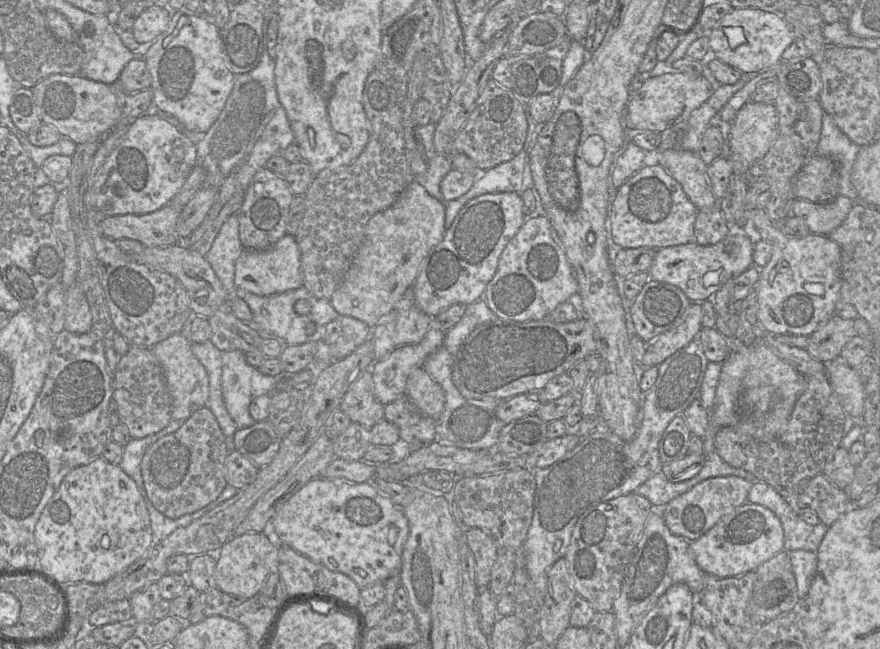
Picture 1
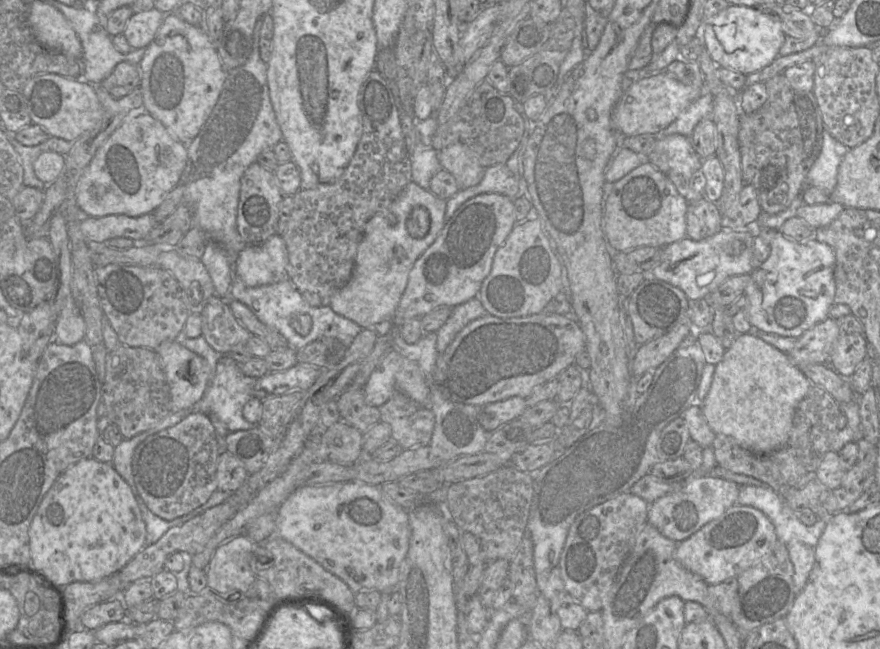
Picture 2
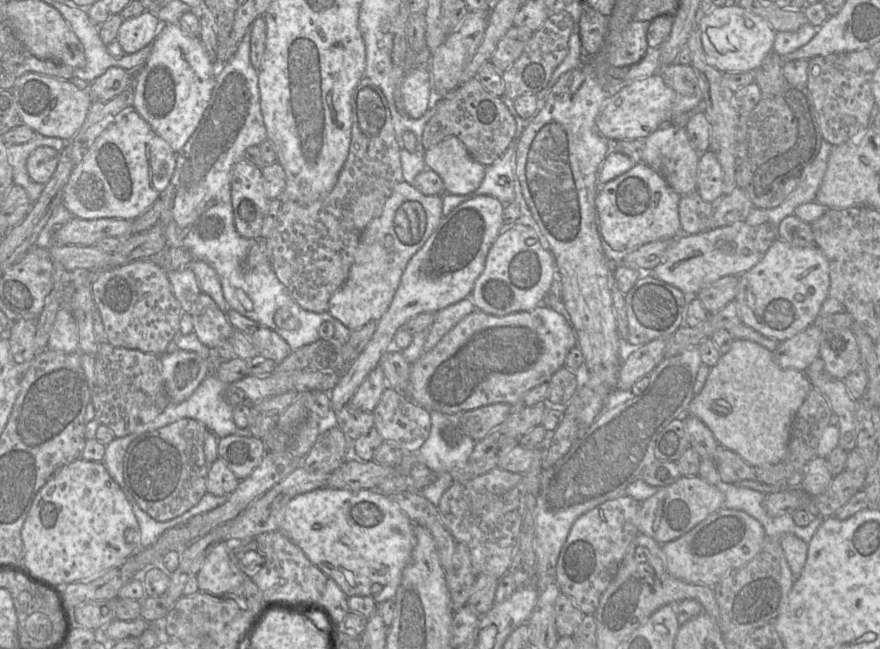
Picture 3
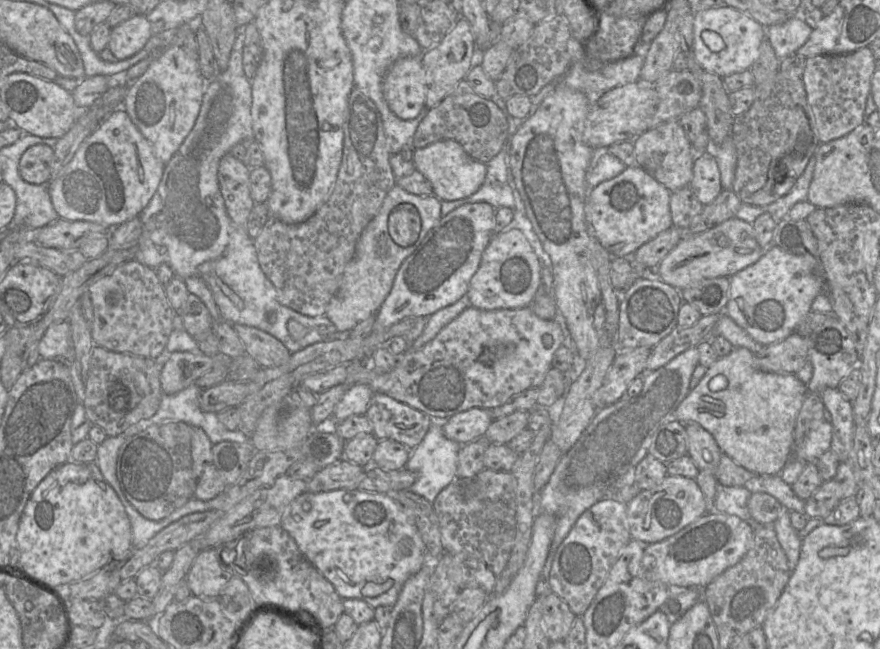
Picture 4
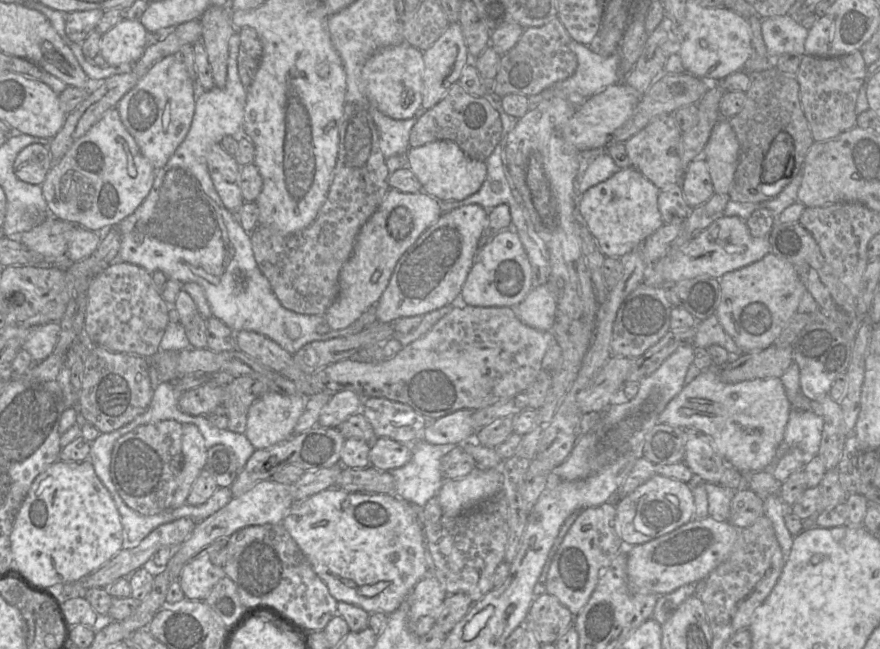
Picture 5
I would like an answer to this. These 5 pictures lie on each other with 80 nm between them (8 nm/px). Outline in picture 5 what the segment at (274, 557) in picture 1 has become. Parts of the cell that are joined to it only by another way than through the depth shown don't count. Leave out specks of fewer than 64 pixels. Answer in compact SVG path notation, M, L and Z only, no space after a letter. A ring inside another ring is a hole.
M200 552L183 566L178 580L186 599L205 600L217 582L225 576L224 569L212 562L210 553Z

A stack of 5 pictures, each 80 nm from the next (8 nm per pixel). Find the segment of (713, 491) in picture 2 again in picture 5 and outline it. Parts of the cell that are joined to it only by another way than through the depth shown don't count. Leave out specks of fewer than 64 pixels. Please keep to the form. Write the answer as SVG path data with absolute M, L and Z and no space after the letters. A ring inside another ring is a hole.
M660 474L622 496L615 505L616 530L627 547L644 544L674 531L694 519L695 512L691 485Z

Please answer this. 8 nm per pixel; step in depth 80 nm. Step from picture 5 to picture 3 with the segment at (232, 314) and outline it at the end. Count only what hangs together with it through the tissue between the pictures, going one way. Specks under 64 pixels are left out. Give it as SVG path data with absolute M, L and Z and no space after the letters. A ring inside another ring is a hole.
M249 28L233 57L228 62L219 64L209 105L196 131L184 147L177 152L174 174L169 185L160 195L160 200L164 204L164 211L159 223L165 224L167 248L184 248L196 260L202 260L210 264L218 274L223 295L229 306L242 315L275 331L288 343L292 351L322 339L318 330L323 322L332 323L335 329L334 337L345 344L349 340L352 331L328 311L315 313L302 308L275 275L271 264L264 263L250 272L245 272L242 269L242 262L247 256L253 241L241 236L234 224L231 198L232 173L234 166L243 160L247 148L258 146L268 139L261 109L258 70L254 68L250 61L250 38L251 31ZM280 308L288 309L293 316L300 320L301 326L299 329L287 330L276 324L274 315Z

